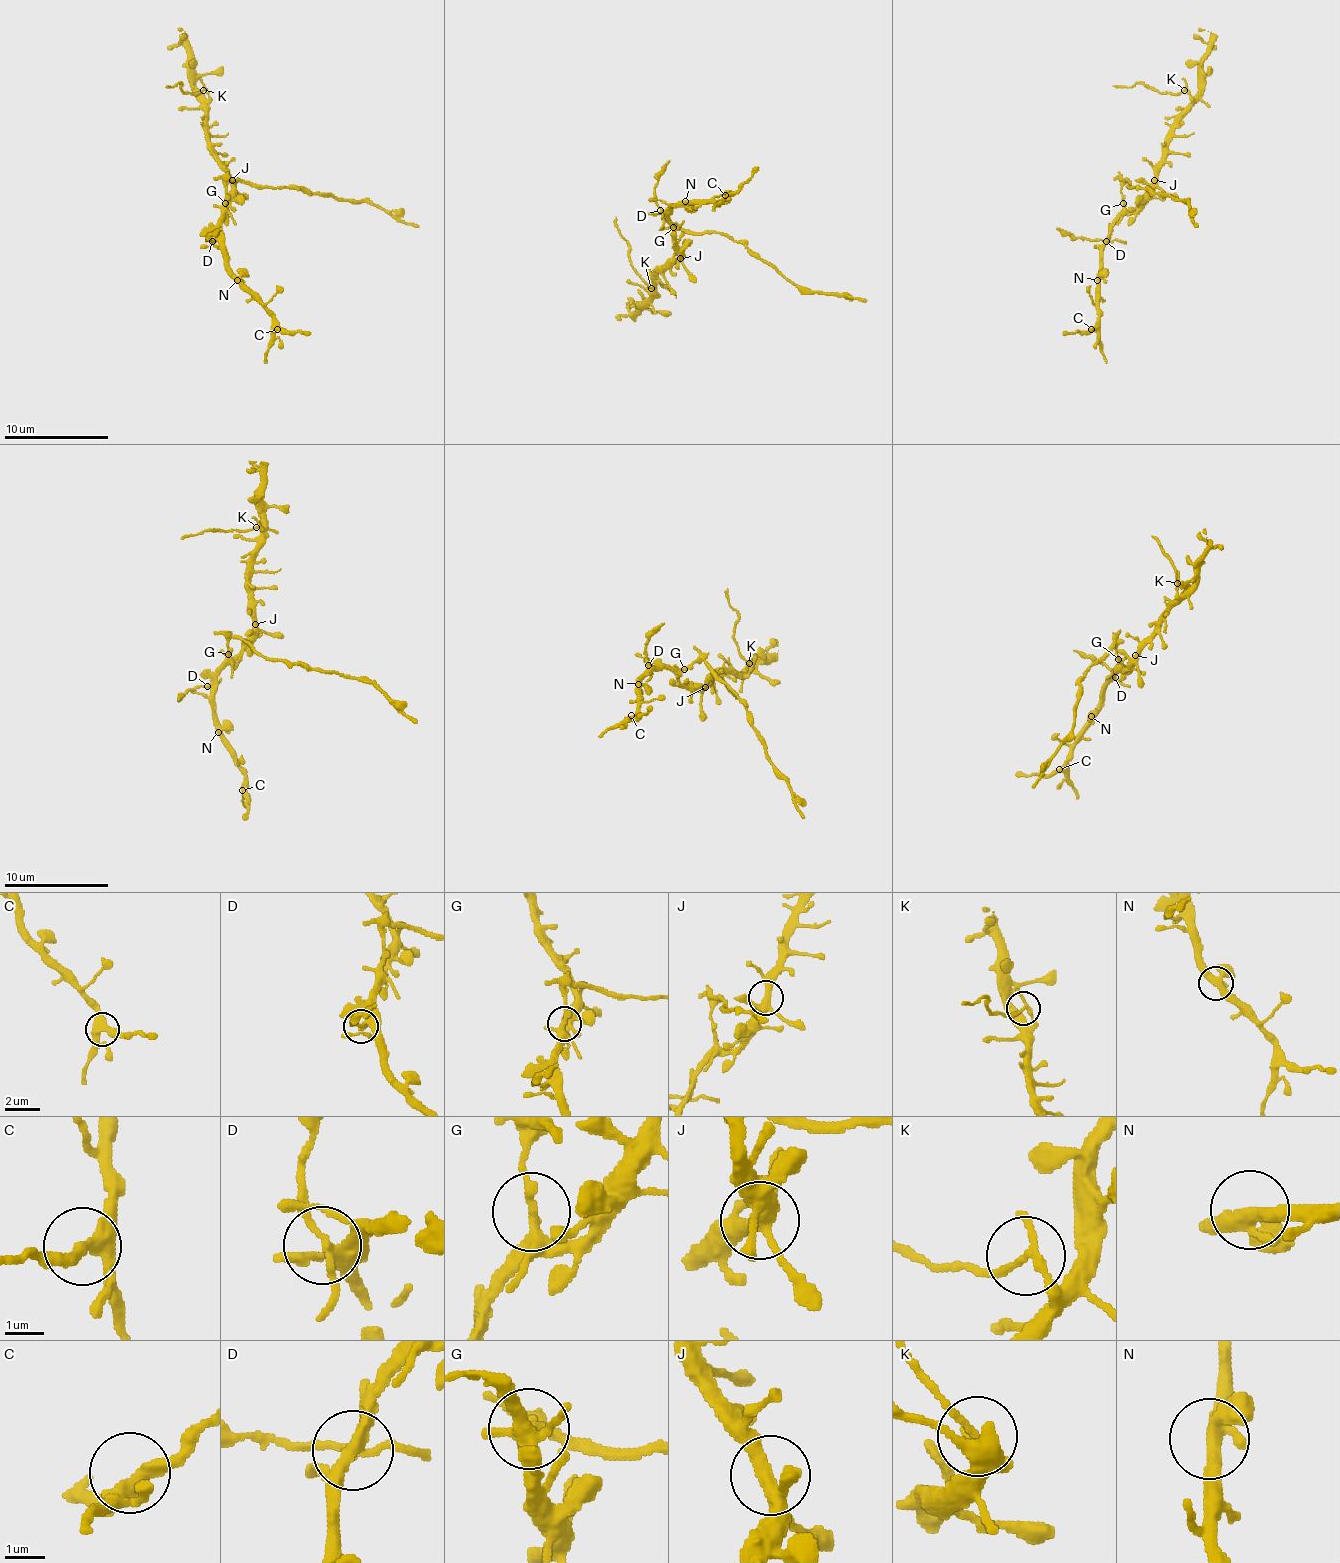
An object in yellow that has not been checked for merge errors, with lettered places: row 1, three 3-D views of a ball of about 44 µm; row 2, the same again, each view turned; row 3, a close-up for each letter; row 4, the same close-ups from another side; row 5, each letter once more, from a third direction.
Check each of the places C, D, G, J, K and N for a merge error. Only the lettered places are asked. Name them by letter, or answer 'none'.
D, G, K

